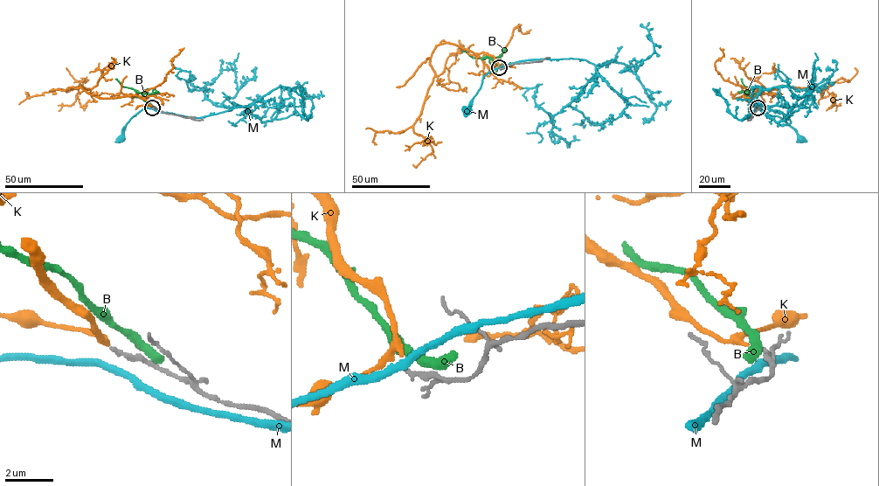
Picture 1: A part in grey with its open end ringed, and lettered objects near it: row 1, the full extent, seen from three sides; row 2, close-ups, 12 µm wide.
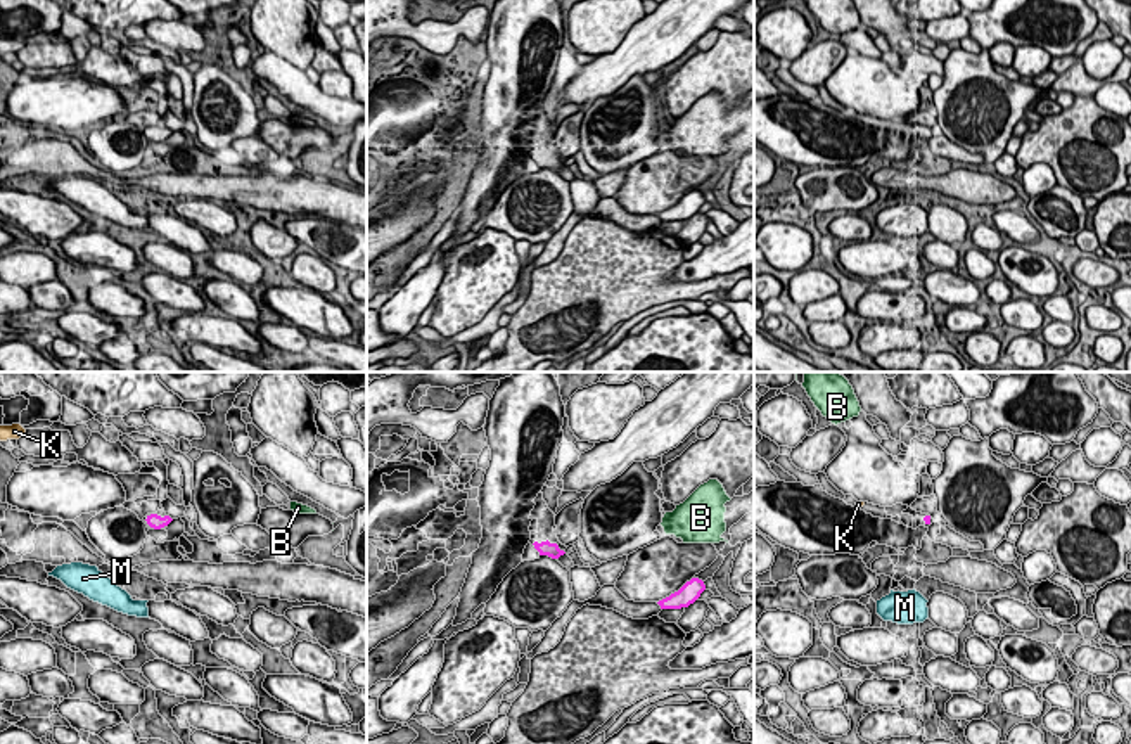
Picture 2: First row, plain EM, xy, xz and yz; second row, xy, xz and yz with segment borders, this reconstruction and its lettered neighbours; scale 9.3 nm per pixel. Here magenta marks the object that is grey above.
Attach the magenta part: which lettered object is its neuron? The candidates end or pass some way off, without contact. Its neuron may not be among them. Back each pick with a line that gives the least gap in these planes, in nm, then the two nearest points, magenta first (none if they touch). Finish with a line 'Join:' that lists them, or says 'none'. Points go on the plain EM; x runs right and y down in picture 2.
K: 1400 nm apart; from magenta across xy (147, 128), (25, 44)
Join: K

